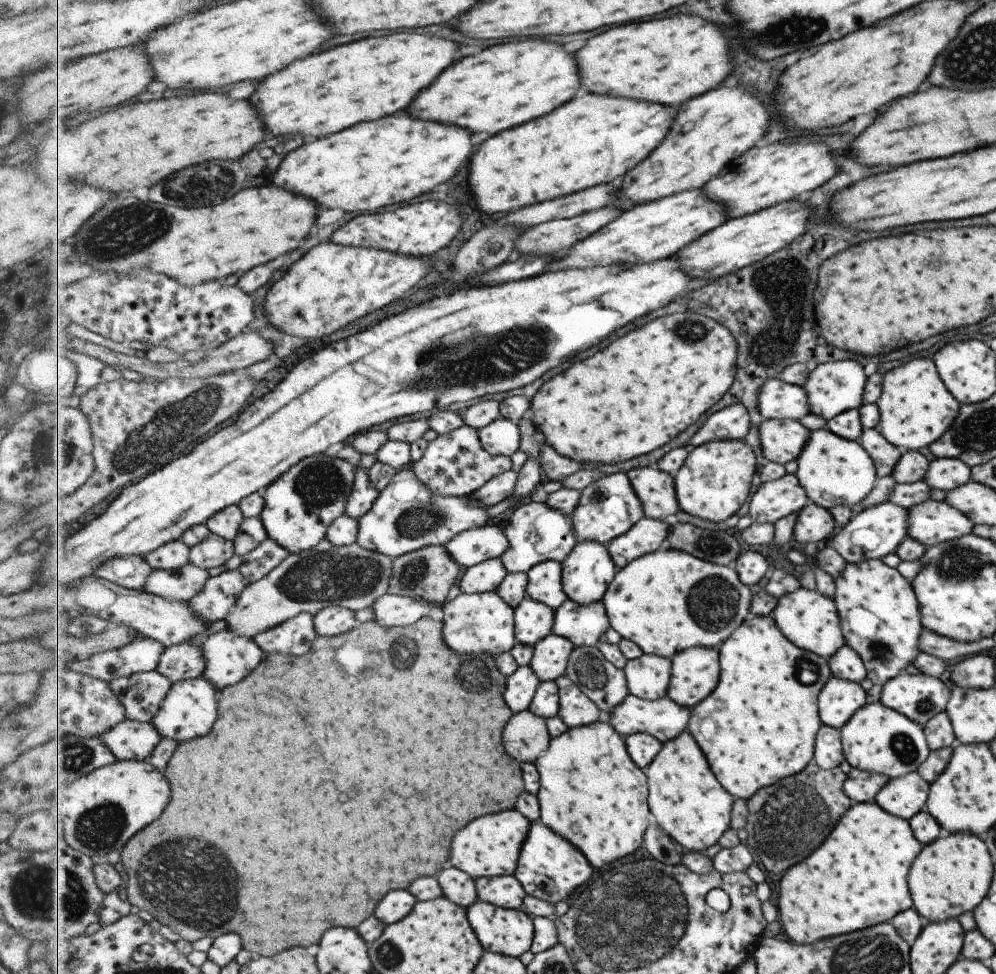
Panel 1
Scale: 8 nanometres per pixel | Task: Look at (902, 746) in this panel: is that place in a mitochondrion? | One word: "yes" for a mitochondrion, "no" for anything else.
yes

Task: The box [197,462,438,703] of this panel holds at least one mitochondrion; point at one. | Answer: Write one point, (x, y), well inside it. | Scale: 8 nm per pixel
(323, 576)

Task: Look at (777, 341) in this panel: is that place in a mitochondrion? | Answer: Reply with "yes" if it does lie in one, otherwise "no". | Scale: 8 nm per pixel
yes

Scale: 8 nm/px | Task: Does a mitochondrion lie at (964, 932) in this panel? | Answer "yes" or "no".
no

